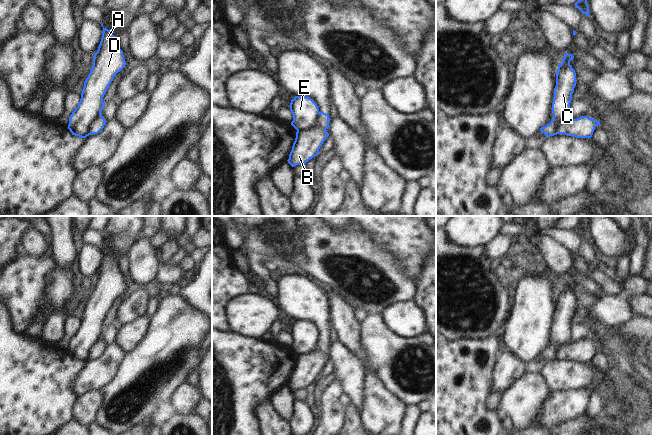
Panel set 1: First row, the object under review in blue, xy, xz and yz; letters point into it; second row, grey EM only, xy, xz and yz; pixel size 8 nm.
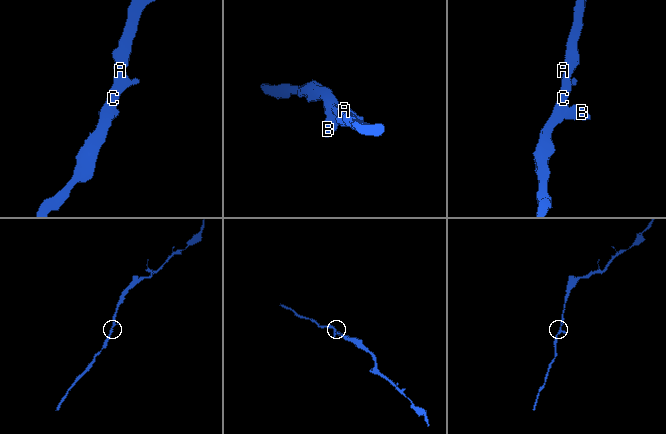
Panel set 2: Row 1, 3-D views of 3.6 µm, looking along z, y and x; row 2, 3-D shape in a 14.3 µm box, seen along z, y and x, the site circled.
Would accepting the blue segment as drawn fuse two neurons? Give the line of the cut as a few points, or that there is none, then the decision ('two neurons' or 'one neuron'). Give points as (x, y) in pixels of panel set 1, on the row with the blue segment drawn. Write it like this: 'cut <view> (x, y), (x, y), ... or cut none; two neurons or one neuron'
cut xz (320, 112), (317, 121), (312, 126), (297, 132); two neurons

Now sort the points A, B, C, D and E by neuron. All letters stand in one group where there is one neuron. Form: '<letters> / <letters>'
A C D E / B

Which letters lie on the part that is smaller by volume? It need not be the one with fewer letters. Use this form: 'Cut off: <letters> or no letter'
Cut off: B

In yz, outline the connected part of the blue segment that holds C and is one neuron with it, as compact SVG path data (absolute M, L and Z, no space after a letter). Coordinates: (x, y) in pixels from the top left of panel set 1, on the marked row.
M566 53L558 66L552 103L553 118L549 124L540 128L547 138L560 134L559 123L570 119L570 103L576 86L576 73L570 65L573 59L572 54Z

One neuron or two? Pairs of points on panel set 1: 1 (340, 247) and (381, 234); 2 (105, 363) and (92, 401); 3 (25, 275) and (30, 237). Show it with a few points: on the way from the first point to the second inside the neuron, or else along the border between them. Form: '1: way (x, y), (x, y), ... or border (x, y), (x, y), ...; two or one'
1: border (357, 226), (375, 243), (388, 251); two
2: border (99, 389), (86, 391), (78, 397); two
3: border (20, 248), (35, 255), (44, 252); two

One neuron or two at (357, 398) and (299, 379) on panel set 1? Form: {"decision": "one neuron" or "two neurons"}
{"decision": "two neurons"}

